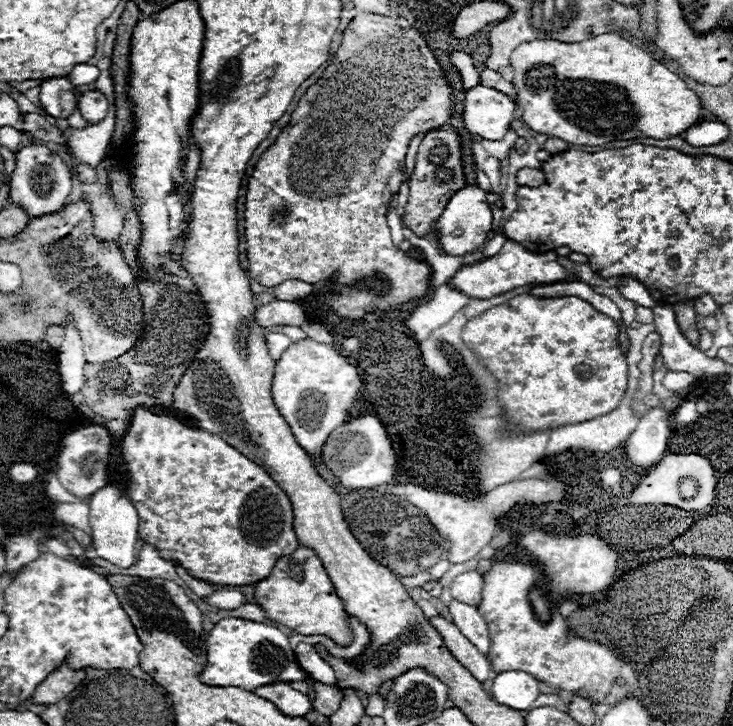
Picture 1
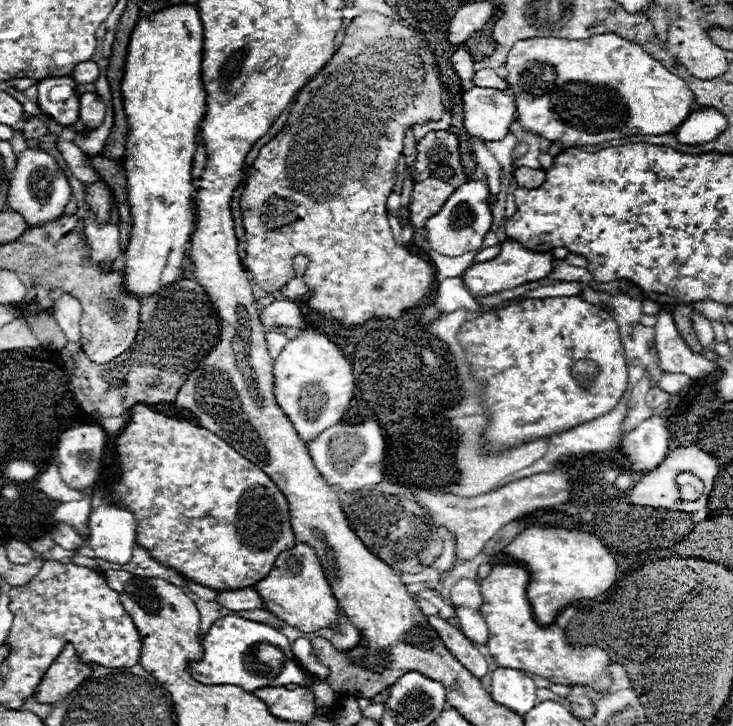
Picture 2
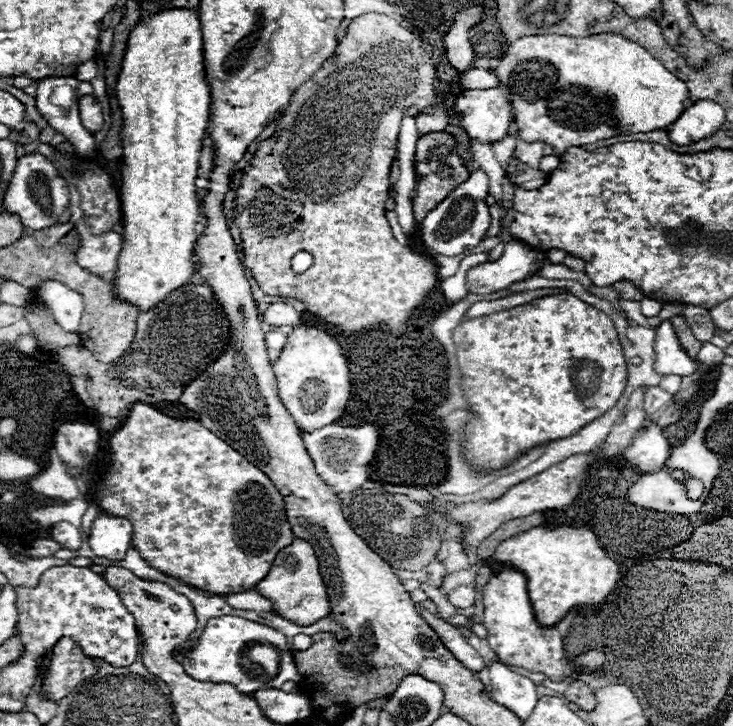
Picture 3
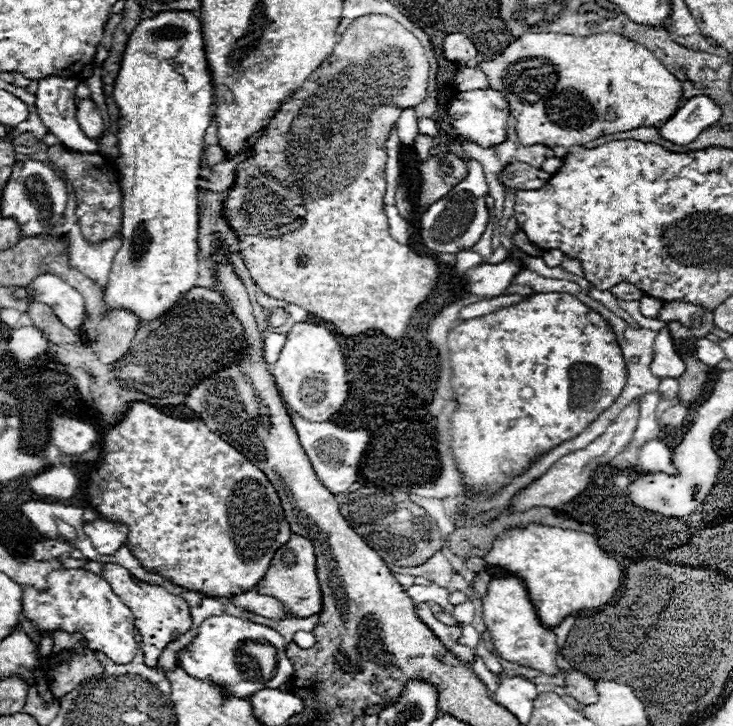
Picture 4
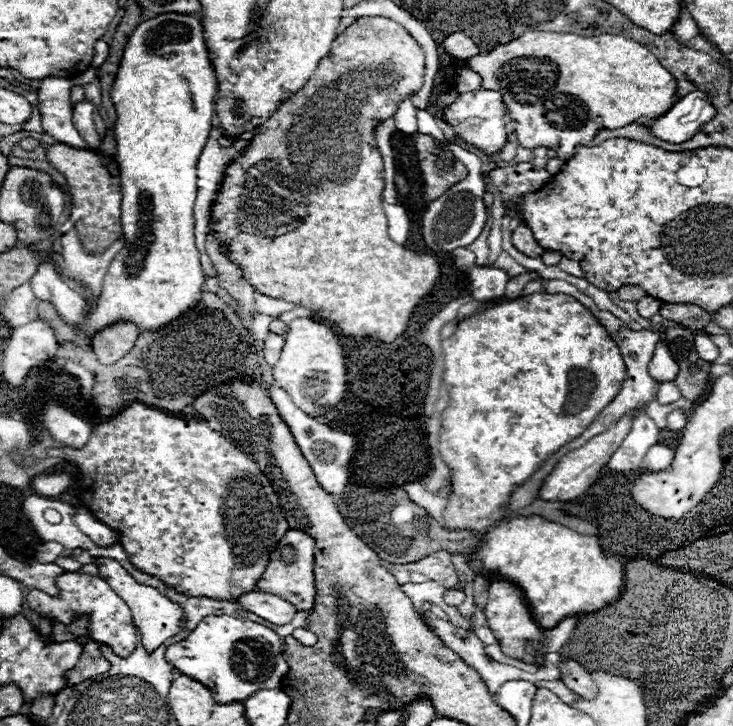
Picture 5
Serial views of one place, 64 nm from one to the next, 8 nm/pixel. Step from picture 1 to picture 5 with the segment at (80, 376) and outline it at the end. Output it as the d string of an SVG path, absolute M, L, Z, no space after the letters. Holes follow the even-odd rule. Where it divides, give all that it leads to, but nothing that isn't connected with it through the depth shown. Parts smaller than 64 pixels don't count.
M50 260L40 262L40 266L38 266L34 278L30 280L30 284L32 284L34 296L38 300L52 302L56 306L58 314L62 318L66 318L68 322L80 324L86 318L90 306L86 304L84 298L80 298L74 290L70 290L62 282L60 274L54 270L54 264Z

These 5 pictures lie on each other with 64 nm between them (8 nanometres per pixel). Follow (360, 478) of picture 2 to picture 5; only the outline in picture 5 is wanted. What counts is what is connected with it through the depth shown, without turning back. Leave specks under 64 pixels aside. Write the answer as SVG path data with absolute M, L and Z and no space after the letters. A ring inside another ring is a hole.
M270 386L268 388L268 394L270 394L270 400L274 402L278 414L282 416L282 420L286 422L286 426L290 428L292 436L294 436L294 442L298 444L302 456L306 458L306 462L310 464L318 484L328 492L328 494L342 494L344 486L348 484L348 464L350 464L350 458L356 450L356 436L352 434L346 434L346 432L338 432L338 430L332 430L330 426L326 424L320 424L318 420L306 416L300 408L294 406L294 402L290 400L290 396L282 390L282 388L276 388L276 386Z

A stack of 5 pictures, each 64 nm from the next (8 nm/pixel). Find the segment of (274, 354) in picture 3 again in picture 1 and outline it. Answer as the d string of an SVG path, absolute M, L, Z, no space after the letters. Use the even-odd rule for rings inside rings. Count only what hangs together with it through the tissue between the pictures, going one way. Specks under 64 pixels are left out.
M280 332L266 334L266 346L274 360L278 360L282 356L282 350L286 350L290 344L292 344L292 340L286 334L280 334Z

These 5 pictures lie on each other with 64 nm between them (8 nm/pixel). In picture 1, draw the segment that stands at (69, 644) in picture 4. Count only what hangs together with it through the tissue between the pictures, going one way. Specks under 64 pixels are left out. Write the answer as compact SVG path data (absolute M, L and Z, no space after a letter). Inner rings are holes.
M64 662L54 672L50 672L48 678L34 690L32 702L34 704L54 704L62 700L68 692L72 692L84 678L86 678L84 670L72 670Z

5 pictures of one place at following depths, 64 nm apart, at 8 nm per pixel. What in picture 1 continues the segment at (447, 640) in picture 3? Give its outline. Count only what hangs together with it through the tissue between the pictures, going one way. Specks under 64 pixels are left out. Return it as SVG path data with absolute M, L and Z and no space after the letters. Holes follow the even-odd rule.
M442 616L430 618L430 624L442 634L446 648L454 654L454 658L458 658L458 662L462 662L462 666L470 670L470 674L474 674L474 678L480 682L490 678L490 660L456 628L456 624Z

